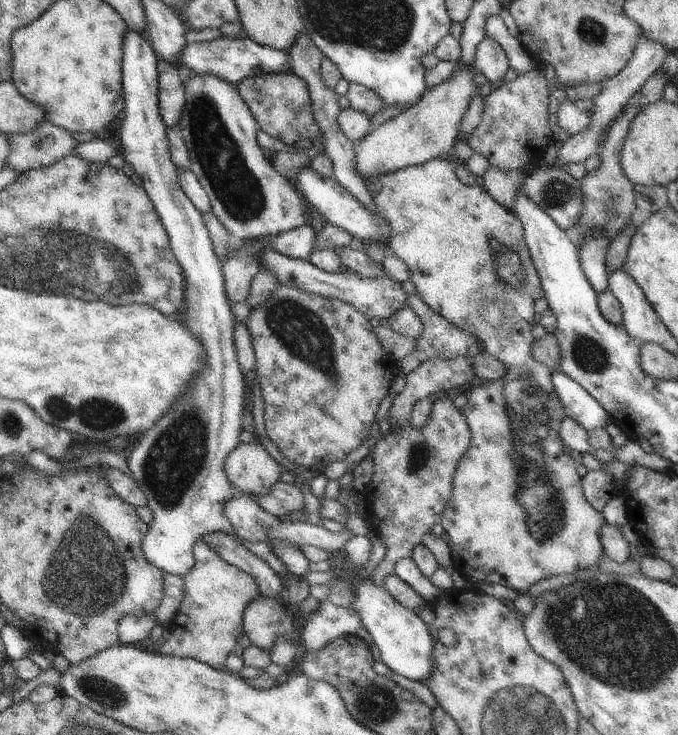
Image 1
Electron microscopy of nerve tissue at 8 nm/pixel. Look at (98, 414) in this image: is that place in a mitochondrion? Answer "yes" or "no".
yes

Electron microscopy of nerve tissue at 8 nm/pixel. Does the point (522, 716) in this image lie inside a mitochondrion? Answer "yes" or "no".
yes

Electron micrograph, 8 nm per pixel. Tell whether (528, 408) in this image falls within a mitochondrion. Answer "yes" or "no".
yes

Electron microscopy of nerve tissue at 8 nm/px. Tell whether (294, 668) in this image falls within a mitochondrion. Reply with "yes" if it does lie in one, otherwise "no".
no

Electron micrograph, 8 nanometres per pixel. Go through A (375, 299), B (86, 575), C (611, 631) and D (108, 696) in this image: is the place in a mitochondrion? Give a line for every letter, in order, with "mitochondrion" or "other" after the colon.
A: other
B: mitochondrion
C: mitochondrion
D: mitochondrion

